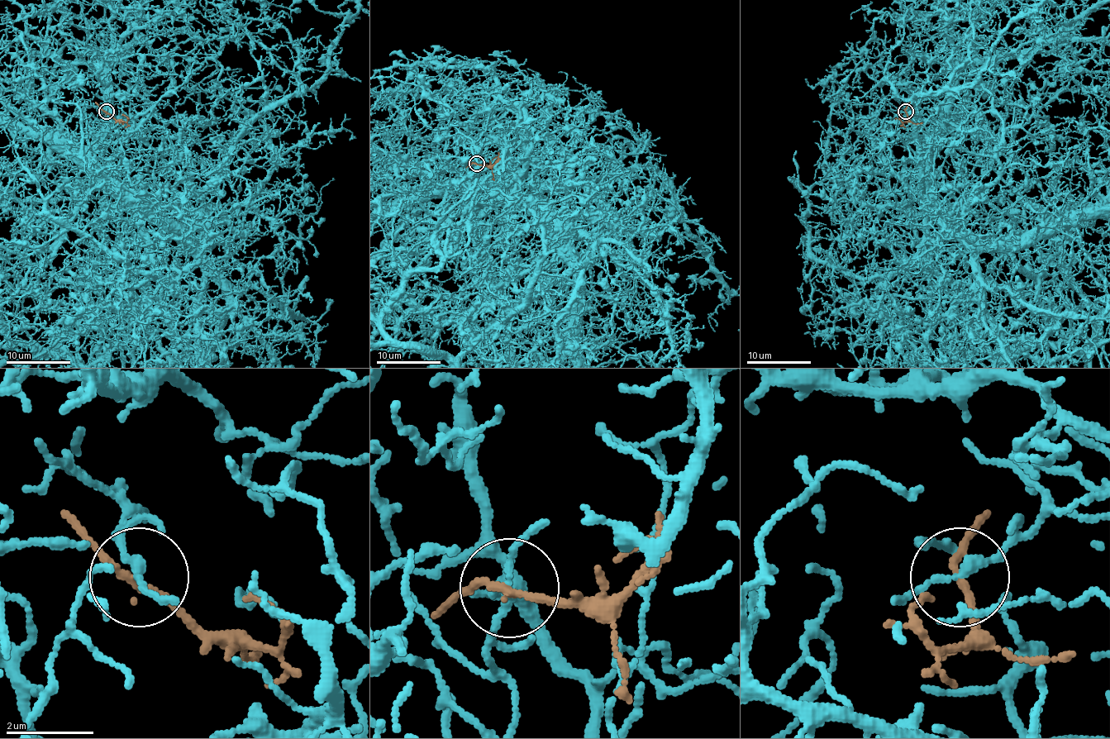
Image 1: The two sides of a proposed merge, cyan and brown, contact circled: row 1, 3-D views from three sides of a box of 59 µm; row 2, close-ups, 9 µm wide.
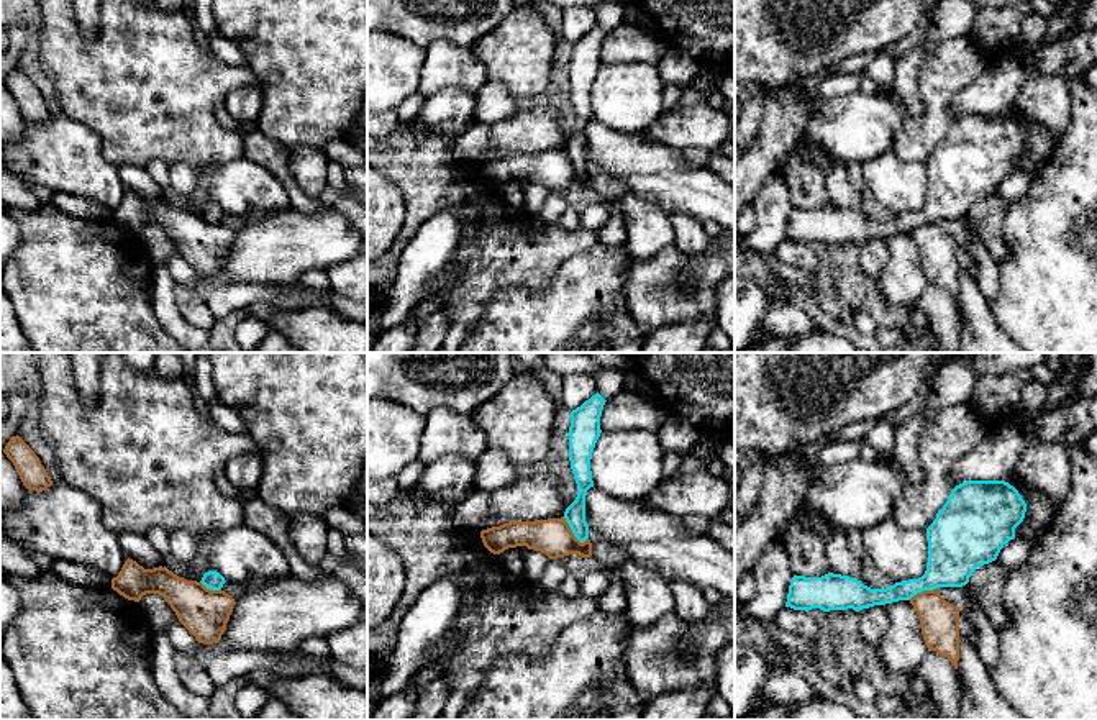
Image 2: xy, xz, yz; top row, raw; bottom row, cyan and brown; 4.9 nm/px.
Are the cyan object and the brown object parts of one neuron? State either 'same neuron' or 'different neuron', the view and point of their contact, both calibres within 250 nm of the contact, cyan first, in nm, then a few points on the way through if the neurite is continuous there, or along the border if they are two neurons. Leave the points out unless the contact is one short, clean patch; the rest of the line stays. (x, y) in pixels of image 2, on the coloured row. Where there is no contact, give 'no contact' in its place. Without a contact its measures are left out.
different neuron; contact xz (571, 528); calibres 100 and 190 nm; border xz (563, 517), (582, 543)

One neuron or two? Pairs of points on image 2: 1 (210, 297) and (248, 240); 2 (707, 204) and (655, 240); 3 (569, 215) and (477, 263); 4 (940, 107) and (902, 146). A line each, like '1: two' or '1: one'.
1: two
2: two
3: two
4: one

